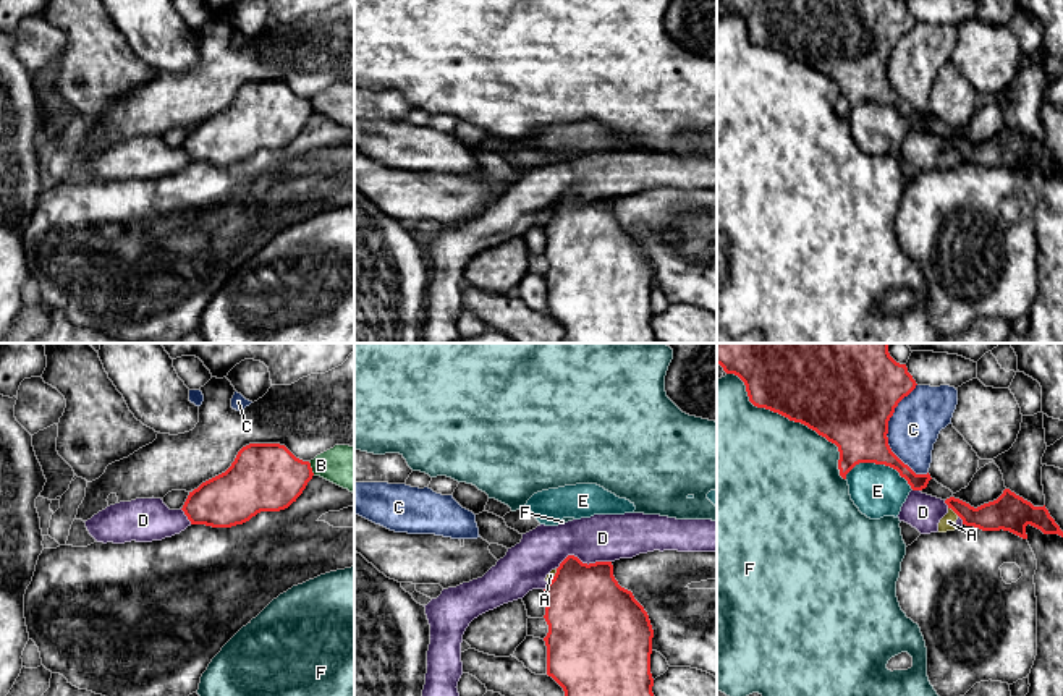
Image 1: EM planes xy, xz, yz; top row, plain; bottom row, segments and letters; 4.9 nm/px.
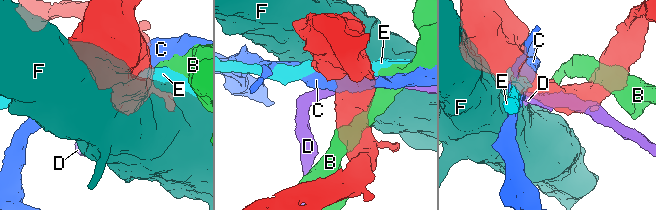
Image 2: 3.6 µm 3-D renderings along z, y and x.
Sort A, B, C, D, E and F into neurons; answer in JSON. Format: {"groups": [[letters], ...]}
{"groups": [["A", "D"], ["B"], ["C"], ["E"], ["F"]]}

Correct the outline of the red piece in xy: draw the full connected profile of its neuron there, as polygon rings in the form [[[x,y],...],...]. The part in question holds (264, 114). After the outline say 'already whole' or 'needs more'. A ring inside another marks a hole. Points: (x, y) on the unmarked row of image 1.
[[[249,81],[231,104],[189,129],[183,149],[191,162],[231,165],[260,149],[288,146],[314,110],[280,81]]]; already whole

